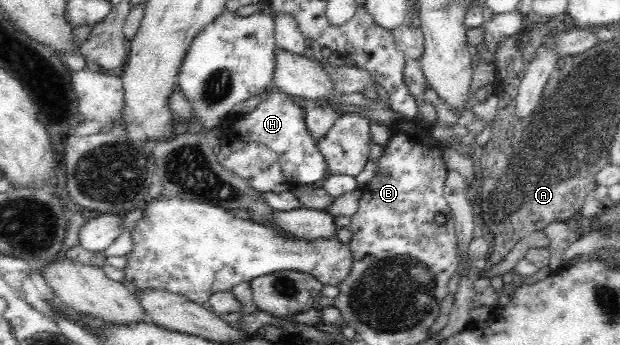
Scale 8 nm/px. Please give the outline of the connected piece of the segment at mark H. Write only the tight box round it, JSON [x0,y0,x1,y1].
[234,87,327,185]

